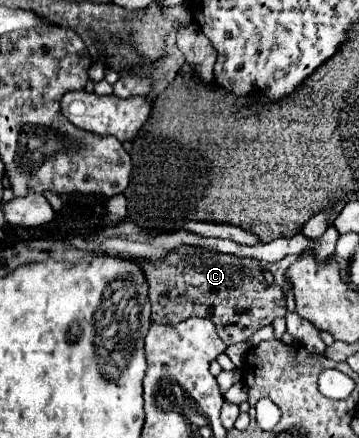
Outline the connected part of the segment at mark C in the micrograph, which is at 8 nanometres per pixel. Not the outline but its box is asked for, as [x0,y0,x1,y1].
[134,247,286,343]

